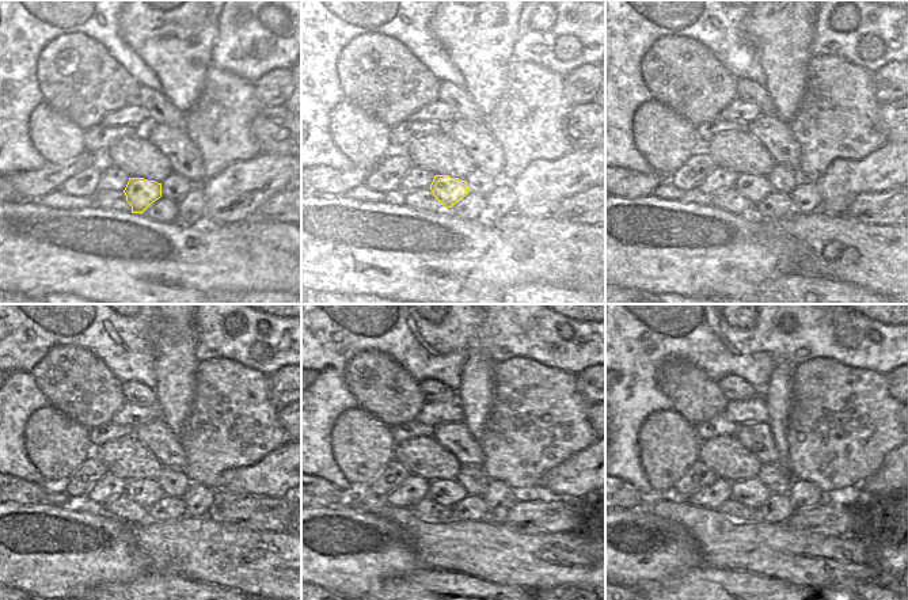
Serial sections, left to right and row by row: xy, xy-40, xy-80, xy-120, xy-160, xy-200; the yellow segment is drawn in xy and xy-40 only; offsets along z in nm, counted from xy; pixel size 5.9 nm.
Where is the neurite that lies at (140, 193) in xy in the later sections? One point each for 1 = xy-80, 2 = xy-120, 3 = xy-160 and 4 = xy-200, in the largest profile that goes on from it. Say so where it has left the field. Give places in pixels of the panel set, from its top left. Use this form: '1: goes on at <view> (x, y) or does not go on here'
1: goes on at xy-80 (753, 188)
2: goes on at xy-120 (144, 492)
3: goes on at xy-160 (445, 492)
4: goes on at xy-200 (752, 493)

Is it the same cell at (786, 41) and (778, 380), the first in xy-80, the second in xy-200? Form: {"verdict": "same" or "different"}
{"verdict": "same"}

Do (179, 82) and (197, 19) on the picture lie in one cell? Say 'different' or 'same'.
same

